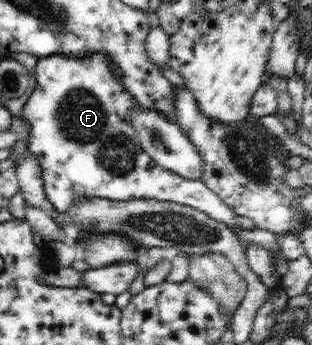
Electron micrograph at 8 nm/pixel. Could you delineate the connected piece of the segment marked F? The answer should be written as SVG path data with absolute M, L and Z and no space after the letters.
M97 53L96 55L76 57L74 55L60 55L38 59L33 68L36 75L36 88L25 101L18 119L30 125L26 143L27 155L37 160L42 175L42 187L46 202L56 212L64 212L72 206L72 202L80 196L97 196L110 200L156 199L175 202L198 209L218 223L224 223L232 229L234 237L247 249L250 245L264 247L270 255L273 271L282 278L288 272L289 260L281 253L277 246L276 235L262 229L248 230L240 228L236 222L234 211L208 189L200 180L188 180L175 172L166 170L154 163L154 160L141 148L138 133L127 119L132 110L138 108L137 101L124 89L120 83L122 73L112 61L110 55Z

